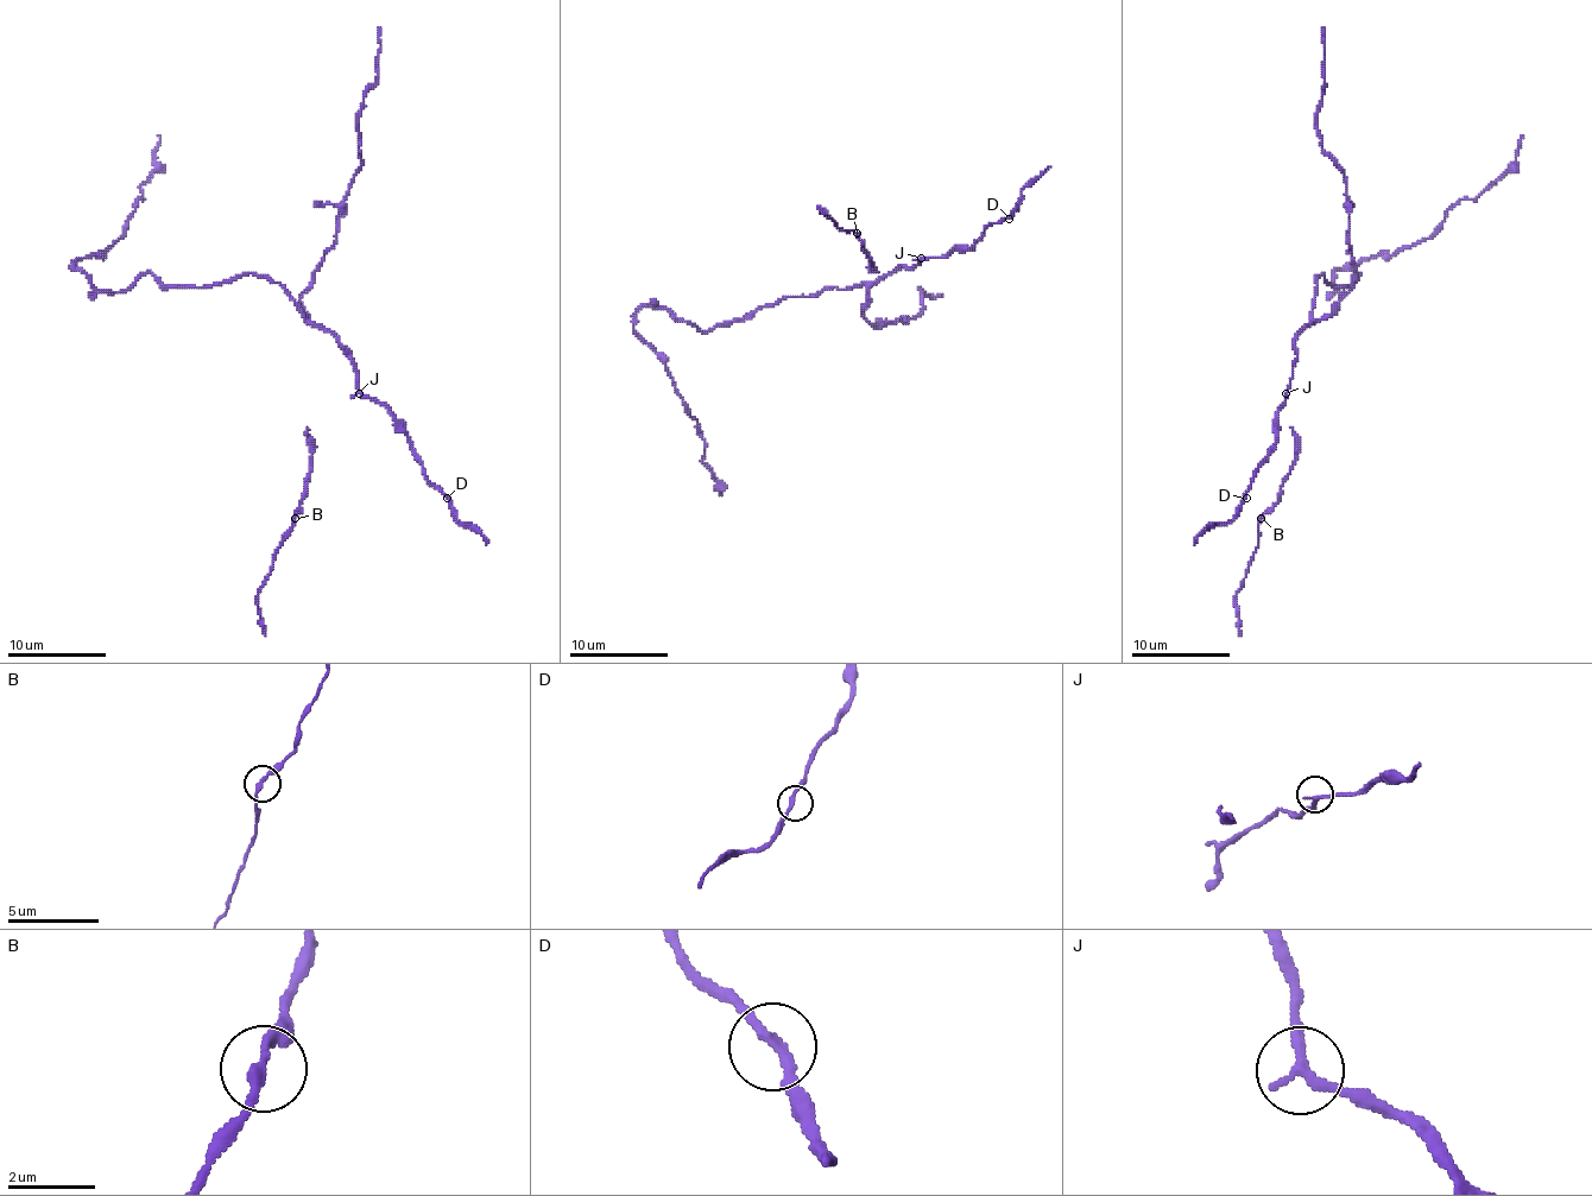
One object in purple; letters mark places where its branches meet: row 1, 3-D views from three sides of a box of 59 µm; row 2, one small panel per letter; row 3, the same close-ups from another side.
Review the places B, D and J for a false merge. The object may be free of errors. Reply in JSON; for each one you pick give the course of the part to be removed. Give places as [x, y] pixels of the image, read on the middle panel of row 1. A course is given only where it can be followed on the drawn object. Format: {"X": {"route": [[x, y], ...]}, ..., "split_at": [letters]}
{"split_at": []}

